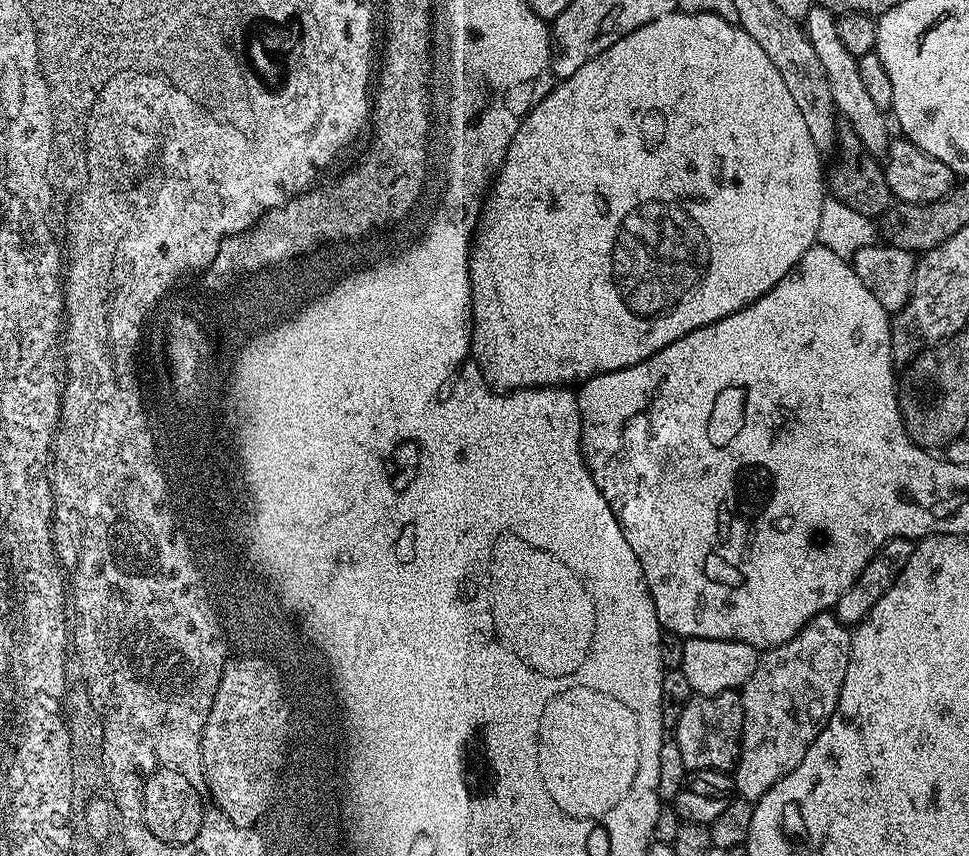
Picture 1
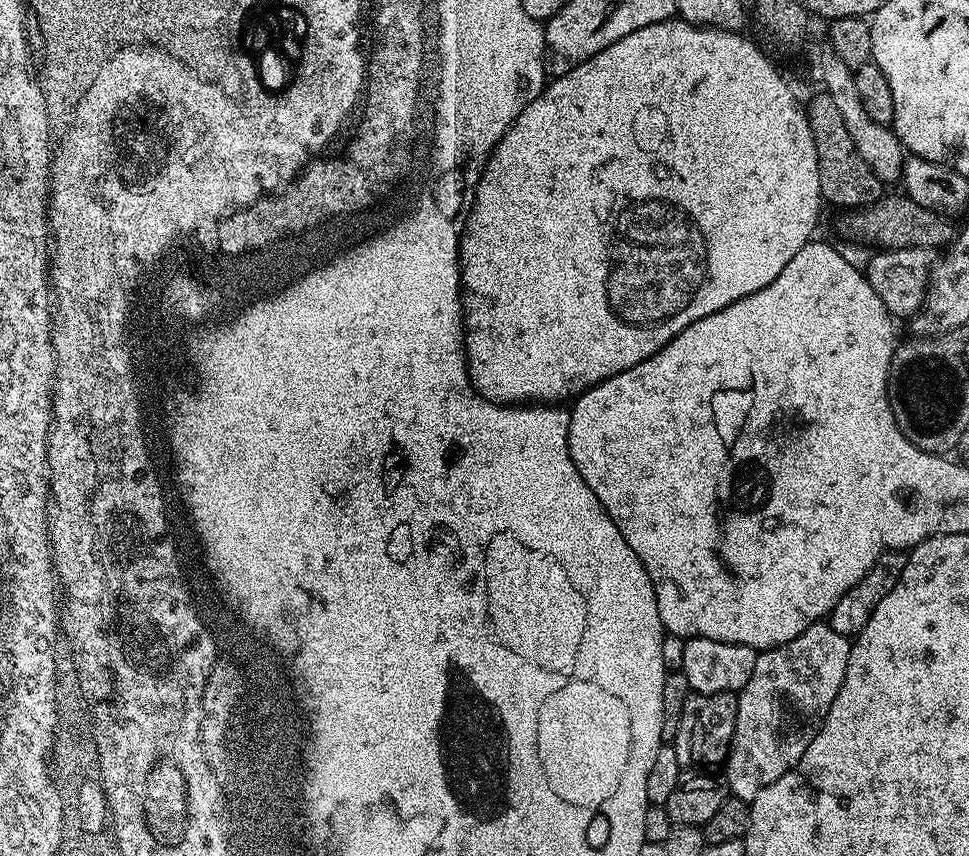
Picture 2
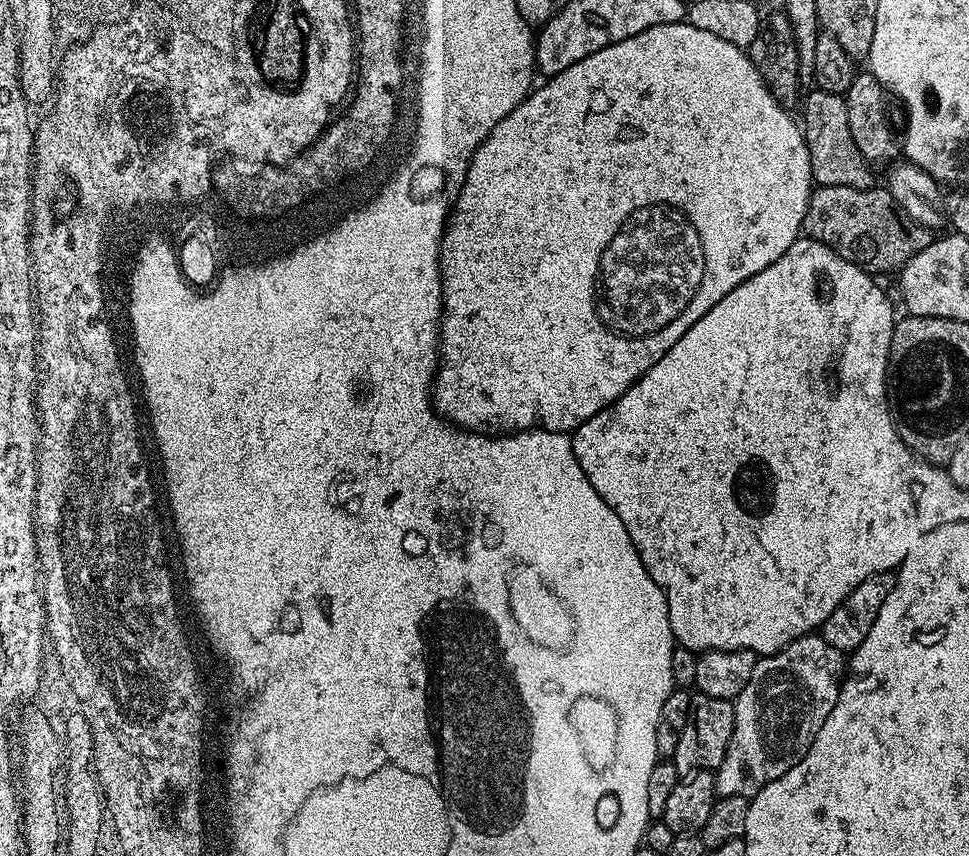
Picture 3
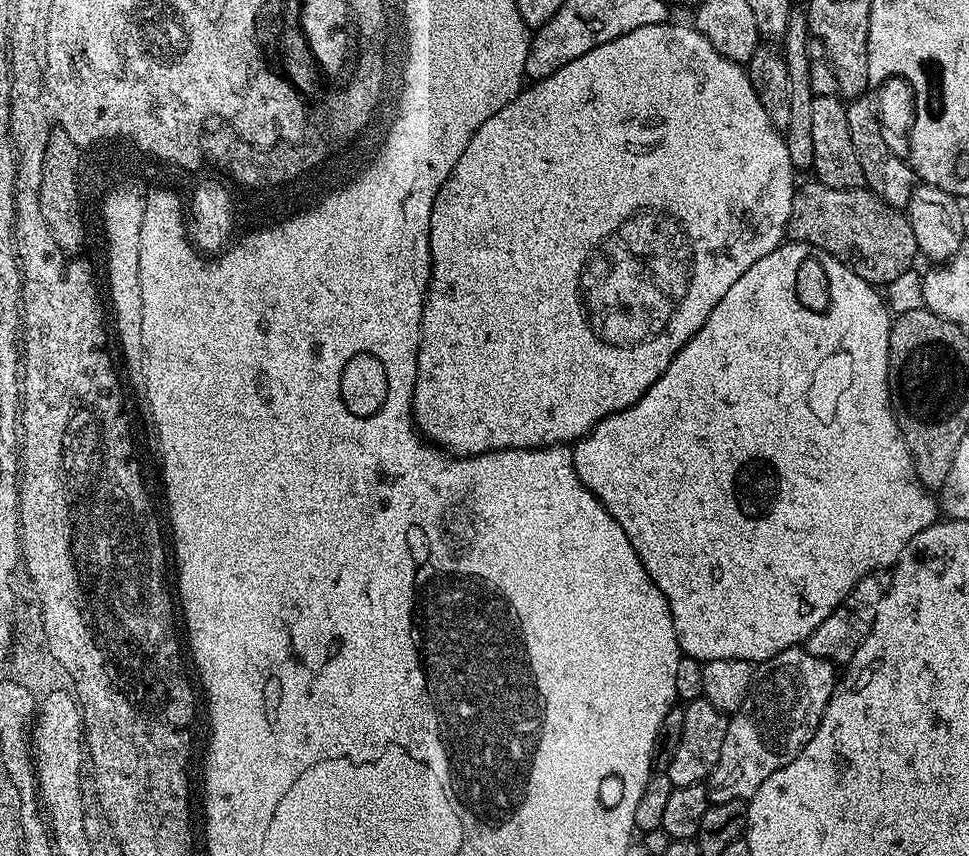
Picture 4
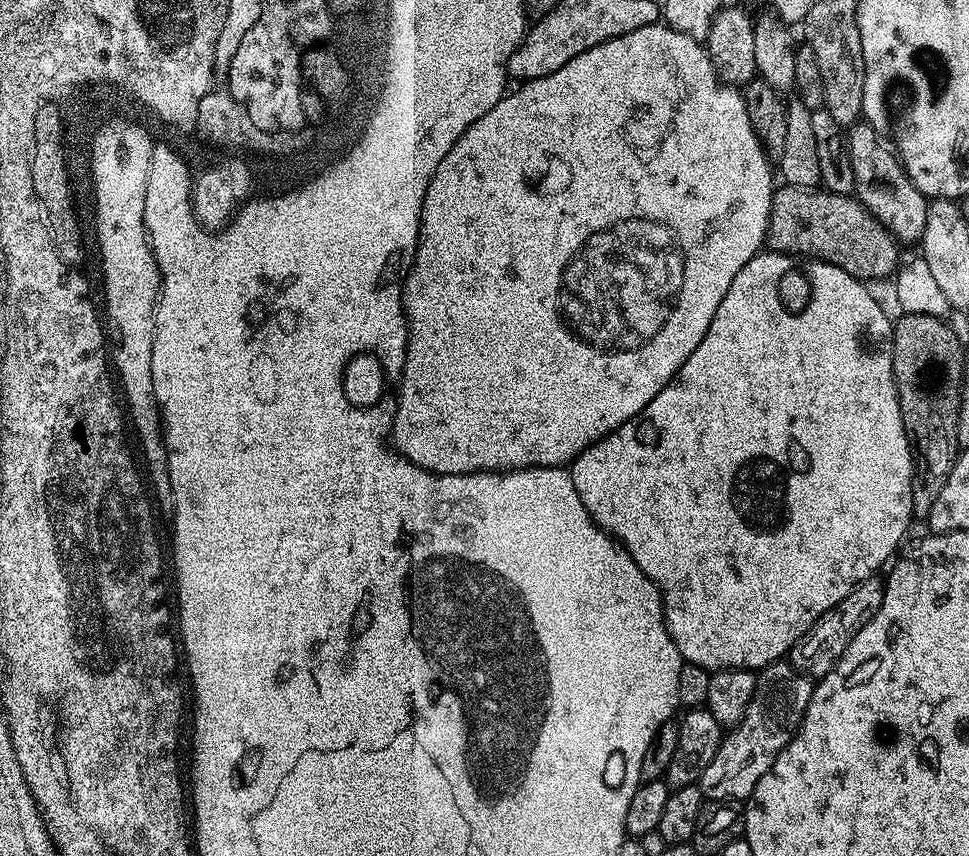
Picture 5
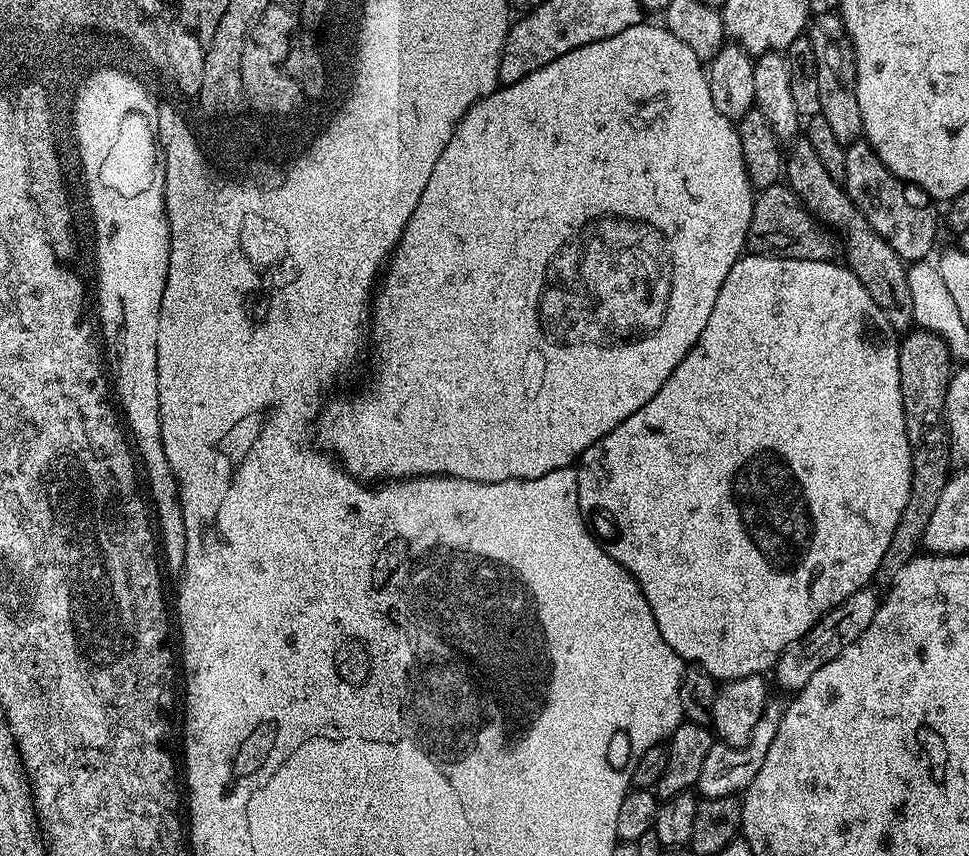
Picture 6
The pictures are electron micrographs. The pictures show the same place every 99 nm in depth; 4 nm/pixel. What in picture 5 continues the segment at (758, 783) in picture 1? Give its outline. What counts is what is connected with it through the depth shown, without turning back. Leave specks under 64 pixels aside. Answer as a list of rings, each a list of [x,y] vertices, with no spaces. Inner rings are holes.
[[[787,659],[775,660],[759,669],[756,677],[756,689],[750,698],[750,706],[746,706],[744,717],[732,732],[721,739],[718,754],[714,754],[714,762],[706,766],[700,779],[700,789],[705,801],[739,800],[747,801],[754,786],[774,766],[778,754],[792,741],[796,729],[804,720],[806,706],[812,697],[814,680],[811,676],[797,670]]]

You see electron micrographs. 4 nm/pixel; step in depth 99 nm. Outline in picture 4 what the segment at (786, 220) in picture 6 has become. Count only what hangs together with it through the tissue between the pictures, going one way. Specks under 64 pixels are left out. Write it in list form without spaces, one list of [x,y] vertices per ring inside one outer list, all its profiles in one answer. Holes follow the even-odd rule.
[[[819,182],[801,183],[794,194],[792,213],[788,223],[788,232],[793,241],[821,248],[826,254],[838,258],[847,268],[852,268],[858,278],[873,286],[887,286],[898,278],[898,274],[913,271],[915,260],[918,260],[918,249],[914,230],[907,215],[901,209],[882,202],[867,186],[854,190],[834,190]]]

